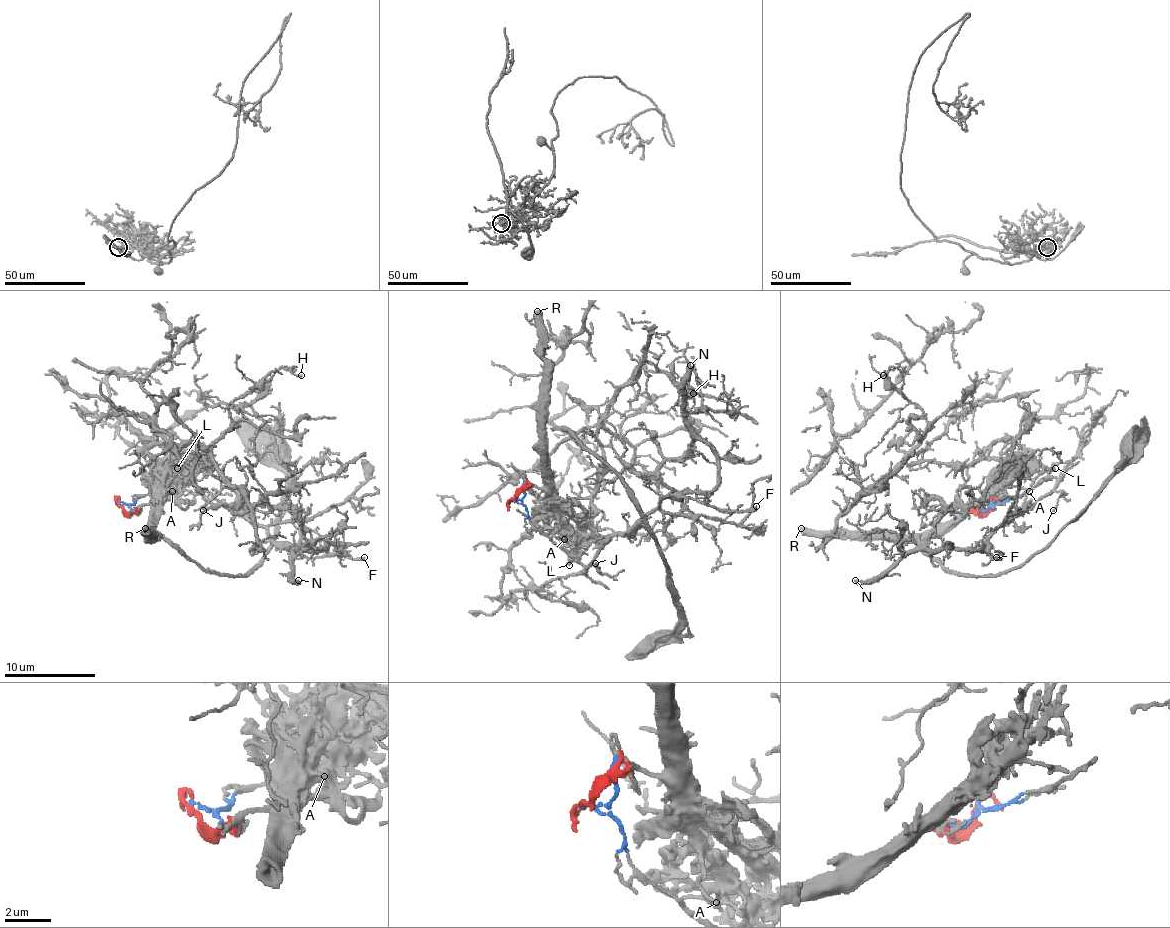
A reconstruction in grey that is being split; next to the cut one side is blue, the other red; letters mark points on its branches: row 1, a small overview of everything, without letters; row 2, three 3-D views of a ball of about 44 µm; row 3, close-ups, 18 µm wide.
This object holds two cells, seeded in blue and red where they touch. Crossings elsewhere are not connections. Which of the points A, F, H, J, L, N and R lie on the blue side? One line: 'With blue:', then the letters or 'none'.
With blue: F, H, J, N

